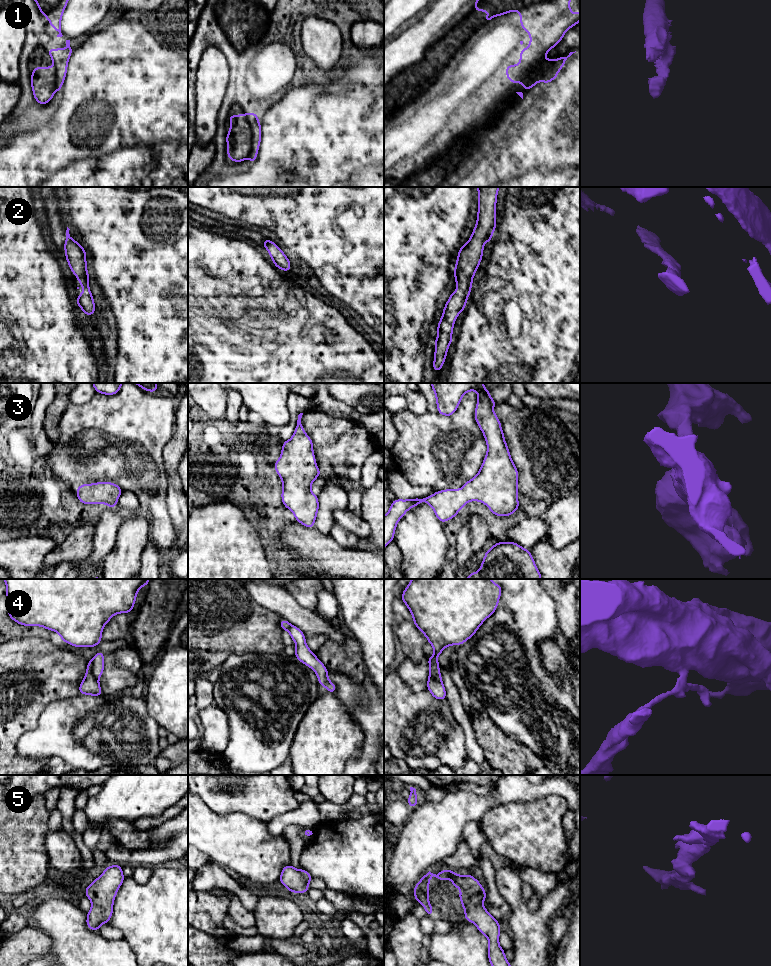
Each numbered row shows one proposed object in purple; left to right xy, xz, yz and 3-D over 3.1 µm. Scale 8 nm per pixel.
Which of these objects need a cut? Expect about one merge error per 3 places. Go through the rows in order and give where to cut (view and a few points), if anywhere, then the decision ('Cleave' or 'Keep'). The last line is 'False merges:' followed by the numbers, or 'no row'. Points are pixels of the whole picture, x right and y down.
1: Split along xz (242, 114), (250, 128), (251, 151). Cleave
2: No split. Keep
3: No split. Keep
4: Split along xy (91, 660), (91, 672), (97, 680). Cleave
5: No split. Keep
False merges: 1, 4

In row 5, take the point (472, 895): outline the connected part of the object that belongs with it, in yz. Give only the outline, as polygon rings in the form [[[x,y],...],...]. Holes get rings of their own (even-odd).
[[[443,869],[437,875],[429,871],[414,886],[414,898],[418,903],[421,903],[424,906],[427,915],[430,917],[433,916],[433,906],[429,904],[429,881],[432,876],[441,881],[452,879],[453,883],[451,886],[458,887],[461,890],[458,898],[461,900],[462,907],[465,911],[464,919],[474,923],[477,929],[488,938],[488,958],[491,966],[511,966],[505,957],[505,951],[499,946],[499,934],[501,931],[499,921],[495,920],[494,917],[482,905],[482,902],[486,900],[486,891],[483,889],[479,881],[470,874],[462,876],[455,874],[453,870]]]

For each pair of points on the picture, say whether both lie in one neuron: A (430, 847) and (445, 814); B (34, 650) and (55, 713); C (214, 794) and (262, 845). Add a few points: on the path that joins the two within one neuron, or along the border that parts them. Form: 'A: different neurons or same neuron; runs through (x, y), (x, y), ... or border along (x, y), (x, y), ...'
A: same neuron; runs through (430, 839), (431, 833), (442, 822)
B: different neurons; border along (74, 696), (68, 699), (51, 701), (37, 720)
C: different neurons; border along (209, 808), (219, 814), (240, 812), (255, 819)

